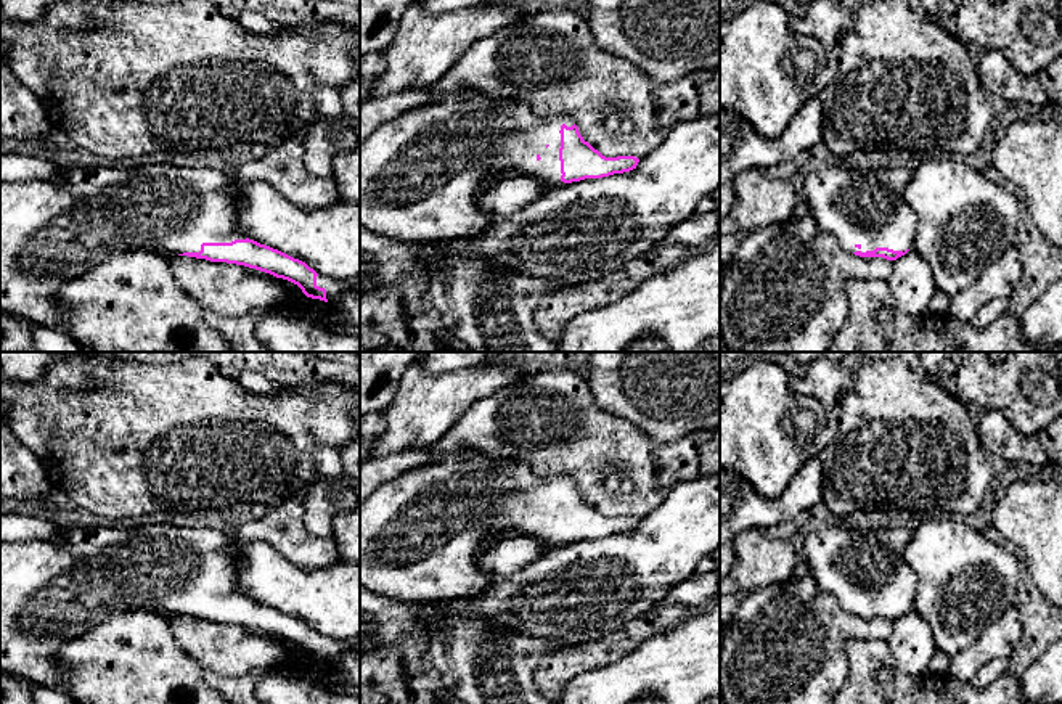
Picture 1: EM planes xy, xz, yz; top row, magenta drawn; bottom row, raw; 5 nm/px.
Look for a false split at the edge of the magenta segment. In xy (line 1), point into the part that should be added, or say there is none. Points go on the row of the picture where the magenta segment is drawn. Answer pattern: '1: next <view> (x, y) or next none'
1: next xy (50, 233)

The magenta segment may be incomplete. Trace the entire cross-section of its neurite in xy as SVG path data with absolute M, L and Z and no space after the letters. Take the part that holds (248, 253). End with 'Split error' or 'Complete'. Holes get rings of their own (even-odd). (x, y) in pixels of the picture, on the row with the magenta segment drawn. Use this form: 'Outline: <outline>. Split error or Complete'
Outline: M109 162L90 169L61 166L61 172L61 183L0 182L0 310L31 323L66 331L55 304L61 284L130 249L244 265L288 280L307 297L325 302L360 286L360 278L331 280L238 233L235 183L220 170Z. Split error

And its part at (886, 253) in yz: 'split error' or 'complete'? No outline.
split error

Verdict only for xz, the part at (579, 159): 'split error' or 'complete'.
split error

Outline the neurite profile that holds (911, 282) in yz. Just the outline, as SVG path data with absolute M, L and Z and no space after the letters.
M914 249L893 260L893 272L885 280L897 305L909 315L930 313L937 281L927 260Z

